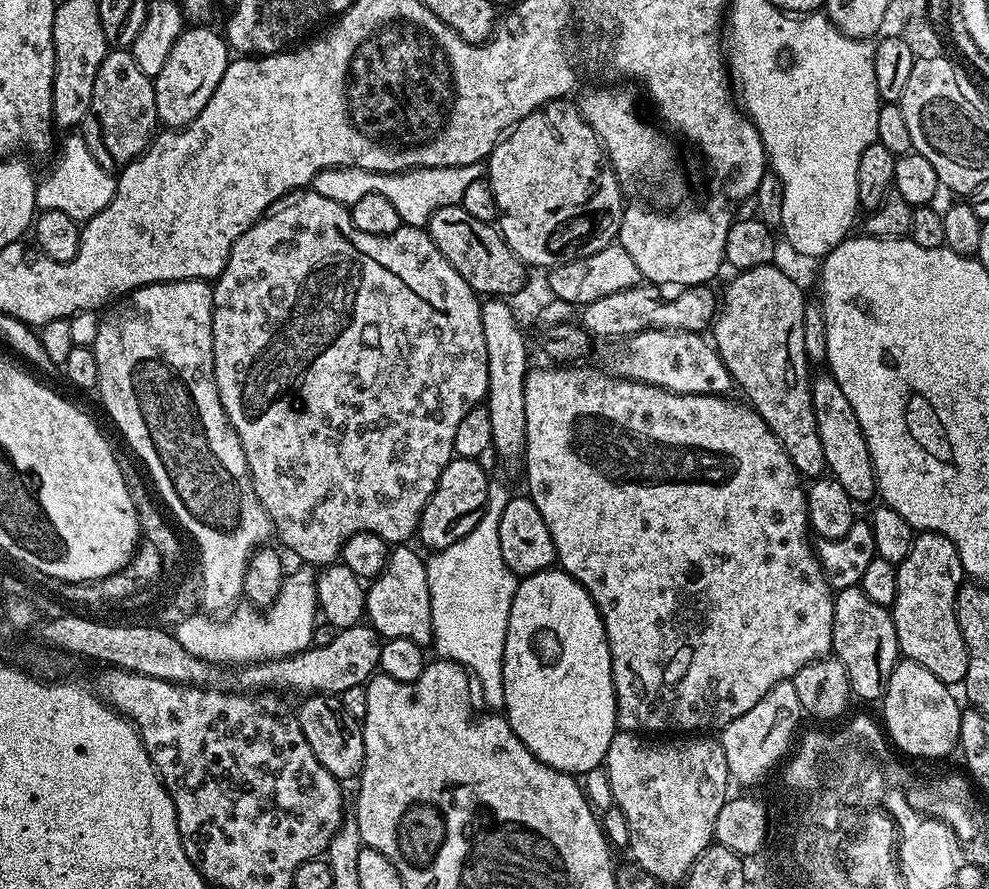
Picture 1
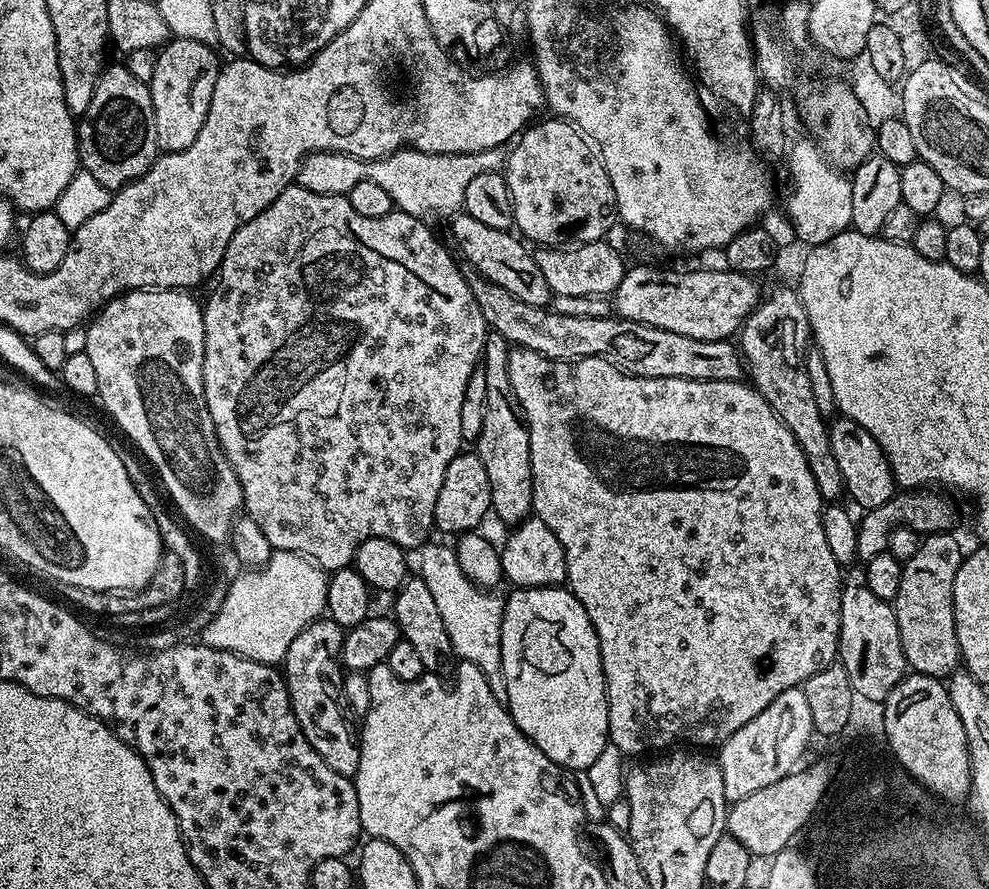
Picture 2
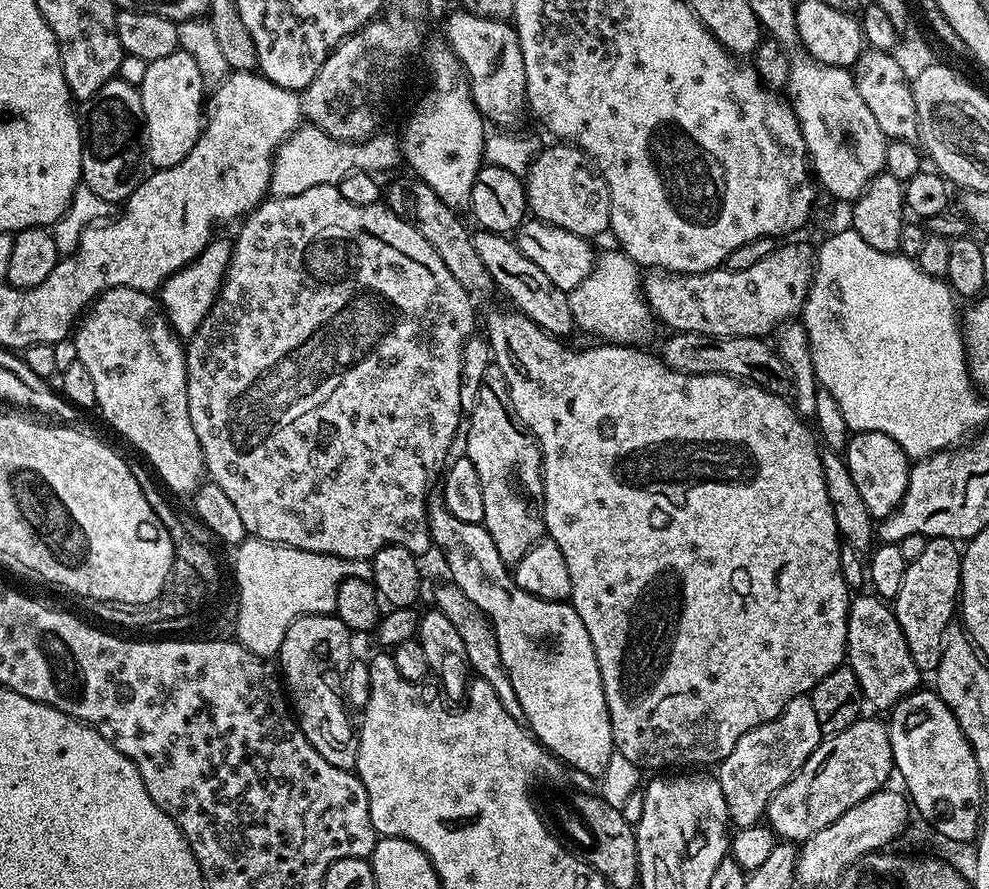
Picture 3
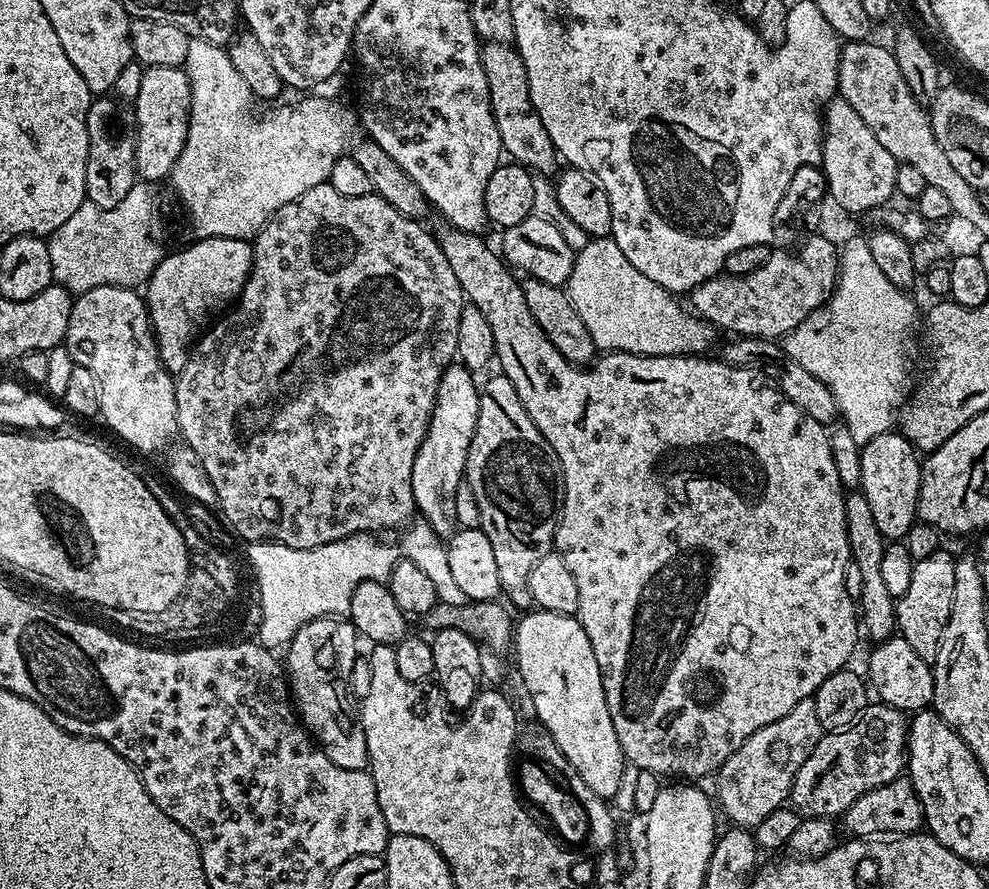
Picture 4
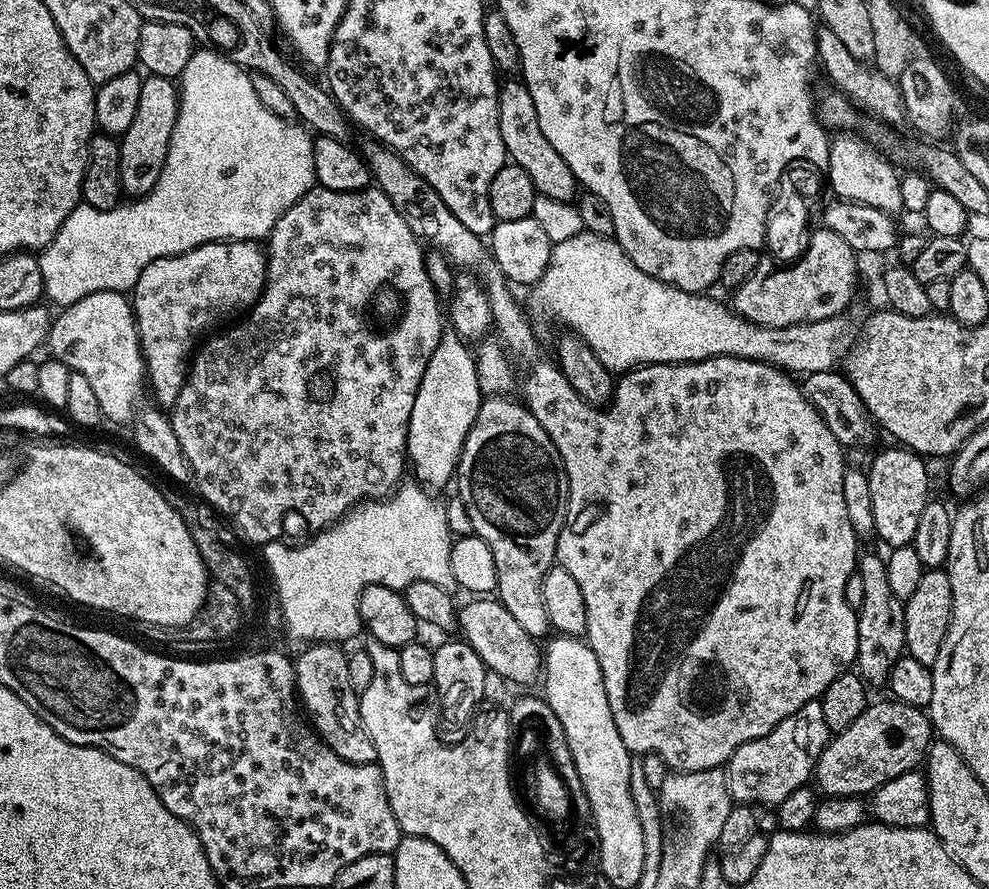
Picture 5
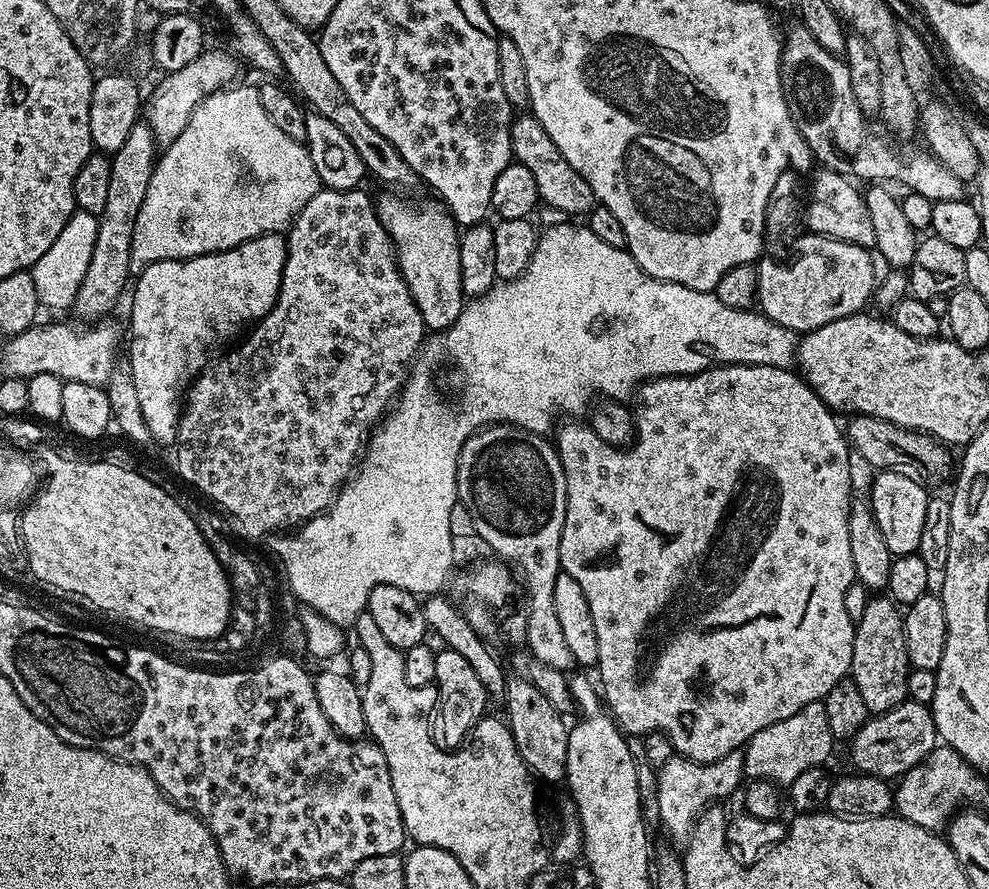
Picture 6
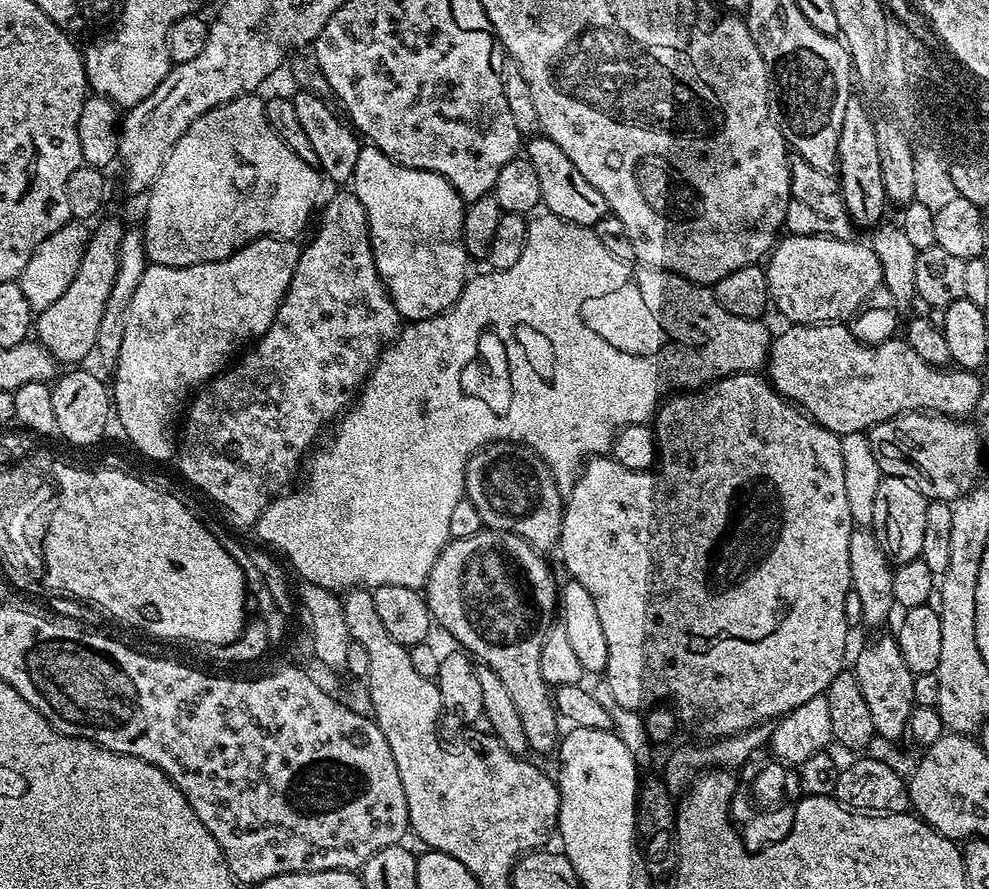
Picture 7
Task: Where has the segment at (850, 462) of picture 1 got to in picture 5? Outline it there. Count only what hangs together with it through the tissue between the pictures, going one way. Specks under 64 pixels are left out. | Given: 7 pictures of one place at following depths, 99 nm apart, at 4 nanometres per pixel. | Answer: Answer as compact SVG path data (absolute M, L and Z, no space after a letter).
M903 446L891 447L878 453L872 465L866 468L870 482L870 502L874 506L875 535L881 536L889 549L911 544L914 530L918 530L918 518L930 499L925 457Z

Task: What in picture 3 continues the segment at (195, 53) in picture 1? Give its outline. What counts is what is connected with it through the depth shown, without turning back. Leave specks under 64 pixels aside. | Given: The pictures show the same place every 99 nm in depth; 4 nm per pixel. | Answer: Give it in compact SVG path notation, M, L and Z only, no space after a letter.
M177 50L174 54L166 54L166 58L149 60L146 75L139 84L142 110L146 114L146 138L148 139L148 162L153 169L178 166L194 150L206 120L206 81L202 70L198 70L198 62L190 54Z

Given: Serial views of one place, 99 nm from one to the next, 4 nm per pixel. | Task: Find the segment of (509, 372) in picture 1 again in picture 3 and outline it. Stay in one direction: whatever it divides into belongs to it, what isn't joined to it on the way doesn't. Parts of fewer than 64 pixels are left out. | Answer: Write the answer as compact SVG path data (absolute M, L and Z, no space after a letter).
M492 363L482 378L478 402L466 420L468 437L463 451L478 470L482 482L484 528L494 538L504 563L515 566L545 535L544 530L544 460L535 436L525 428L511 409L512 399L506 374Z

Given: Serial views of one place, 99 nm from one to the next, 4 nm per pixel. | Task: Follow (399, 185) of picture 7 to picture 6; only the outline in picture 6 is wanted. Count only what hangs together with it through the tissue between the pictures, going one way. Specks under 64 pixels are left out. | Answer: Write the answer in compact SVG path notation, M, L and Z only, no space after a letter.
M388 194L392 196L384 196L381 200L377 199L375 201L376 213L380 216L380 221L382 226L388 231L388 237L392 240L392 245L396 248L396 262L400 265L400 272L404 275L404 281L406 286L411 290L414 302L418 306L418 310L422 314L425 325L429 329L432 328L437 334L443 333L455 320L458 318L458 314L462 314L464 305L466 303L466 297L464 291L462 290L462 262L460 261L460 232L458 231L458 225L451 212L444 207L443 203L439 199L431 198L432 200L408 200L412 198L405 198L400 194Z

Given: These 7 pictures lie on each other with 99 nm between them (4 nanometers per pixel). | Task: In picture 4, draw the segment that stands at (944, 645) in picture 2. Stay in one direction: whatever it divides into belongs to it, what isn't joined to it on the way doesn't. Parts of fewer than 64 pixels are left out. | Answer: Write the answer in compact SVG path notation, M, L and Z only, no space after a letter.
M947 550L930 554L930 558L917 560L914 566L914 578L910 578L910 587L906 589L906 594L902 594L896 600L896 627L898 635L906 642L910 642L910 647L914 649L914 654L918 654L918 658L929 662L935 661L940 639L946 630L946 622L950 622L950 610L954 606L955 569L956 560Z

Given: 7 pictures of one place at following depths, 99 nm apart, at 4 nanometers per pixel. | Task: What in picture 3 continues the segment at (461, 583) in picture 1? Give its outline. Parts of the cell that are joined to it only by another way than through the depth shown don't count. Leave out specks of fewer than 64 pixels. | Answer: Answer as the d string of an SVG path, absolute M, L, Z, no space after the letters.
M445 582L437 590L434 604L442 614L446 614L446 618L450 618L450 622L454 622L454 627L462 637L462 643L466 645L469 669L479 679L490 682L490 686L494 686L494 694L498 694L498 702L502 702L502 706L506 706L506 714L510 714L510 718L523 721L522 702L518 702L518 693L514 691L514 686L510 686L510 674L500 657L500 647L488 617L478 611L470 602L470 598L466 598L466 594L462 594L462 590L458 590L456 585L451 582Z

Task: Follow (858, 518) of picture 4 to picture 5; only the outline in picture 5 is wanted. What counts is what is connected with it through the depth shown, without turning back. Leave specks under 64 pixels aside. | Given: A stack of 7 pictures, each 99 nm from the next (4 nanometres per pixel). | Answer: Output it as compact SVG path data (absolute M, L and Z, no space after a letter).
M868 552L859 557L858 574L862 578L862 606L858 610L858 654L855 667L869 685L883 685L894 670L906 649L906 614L904 601L894 594L890 581L886 579L885 557Z

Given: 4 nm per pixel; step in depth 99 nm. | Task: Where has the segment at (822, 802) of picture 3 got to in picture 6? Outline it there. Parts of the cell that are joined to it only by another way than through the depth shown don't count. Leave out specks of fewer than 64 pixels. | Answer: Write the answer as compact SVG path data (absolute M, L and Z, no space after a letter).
M903 700L889 712L873 715L858 730L858 734L850 741L852 747L852 764L857 773L866 776L880 776L892 782L909 772L926 754L938 747L936 723L929 705L919 704L913 700Z

